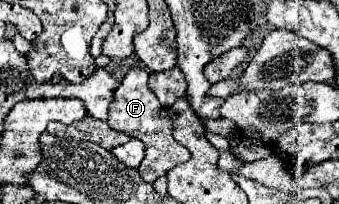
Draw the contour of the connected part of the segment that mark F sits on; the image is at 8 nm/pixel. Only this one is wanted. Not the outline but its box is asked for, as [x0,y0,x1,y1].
[107,67,189,183]

